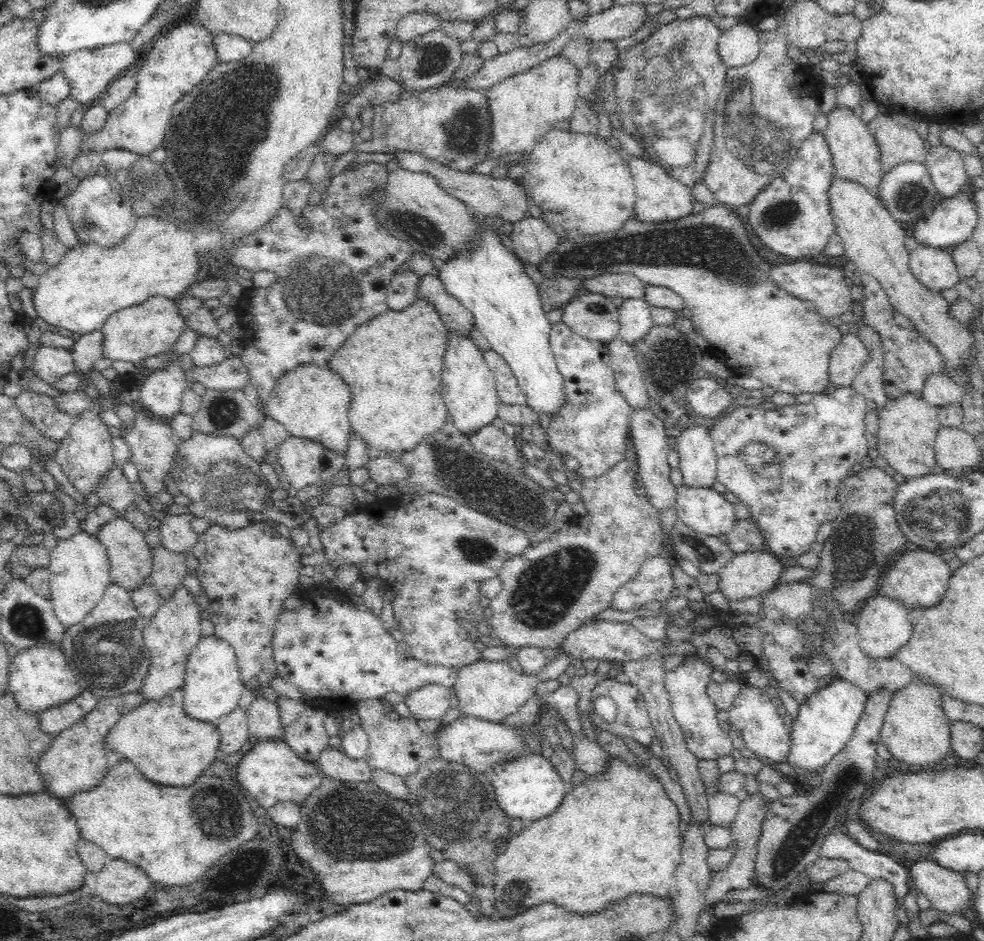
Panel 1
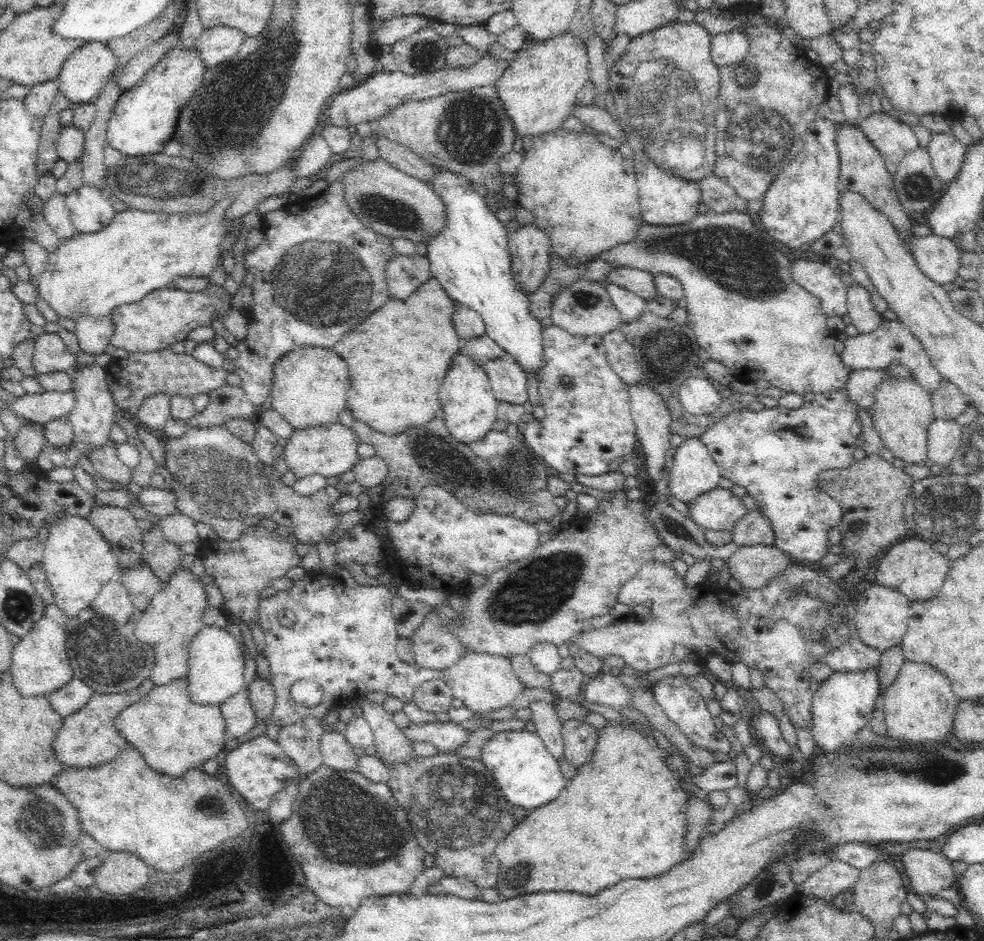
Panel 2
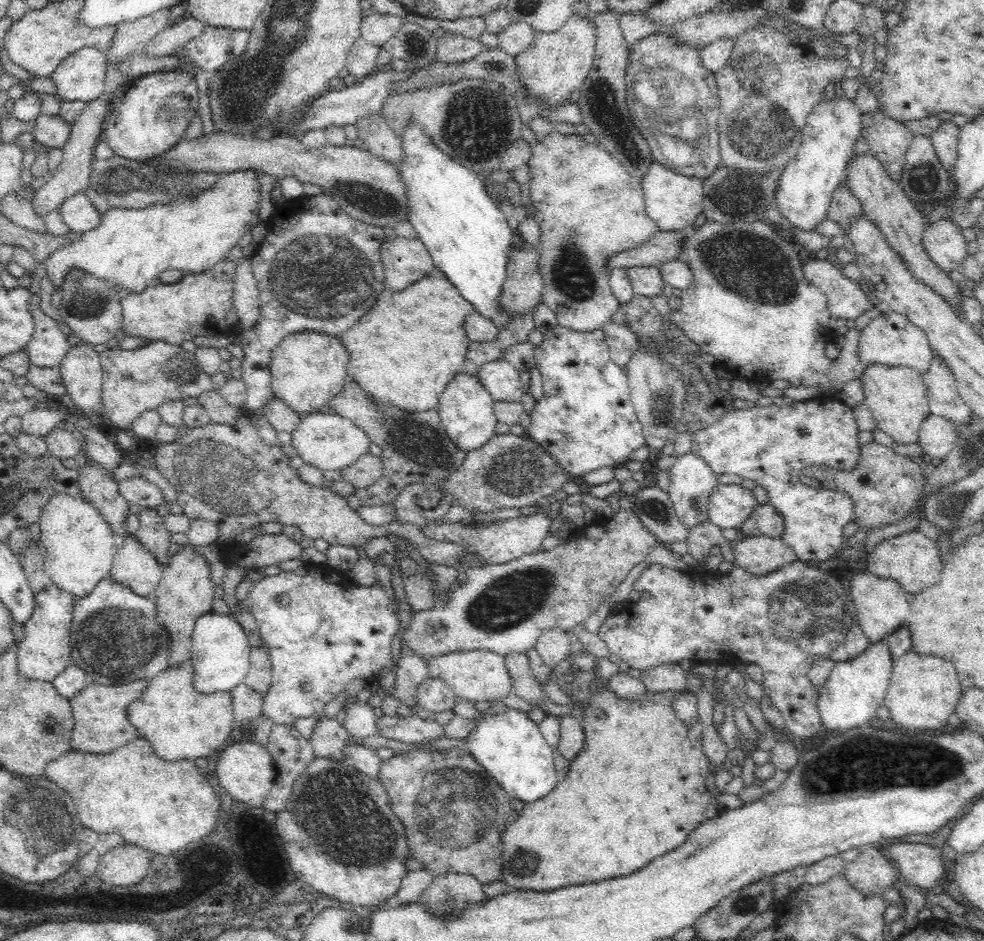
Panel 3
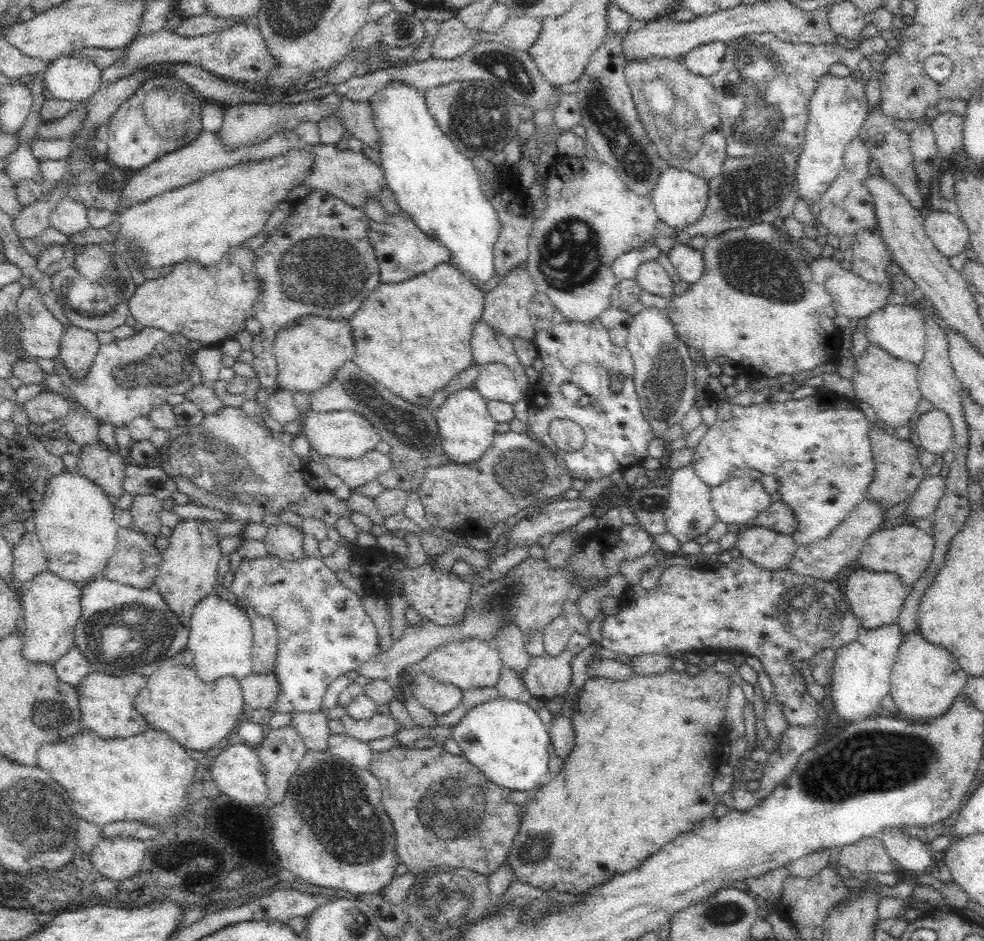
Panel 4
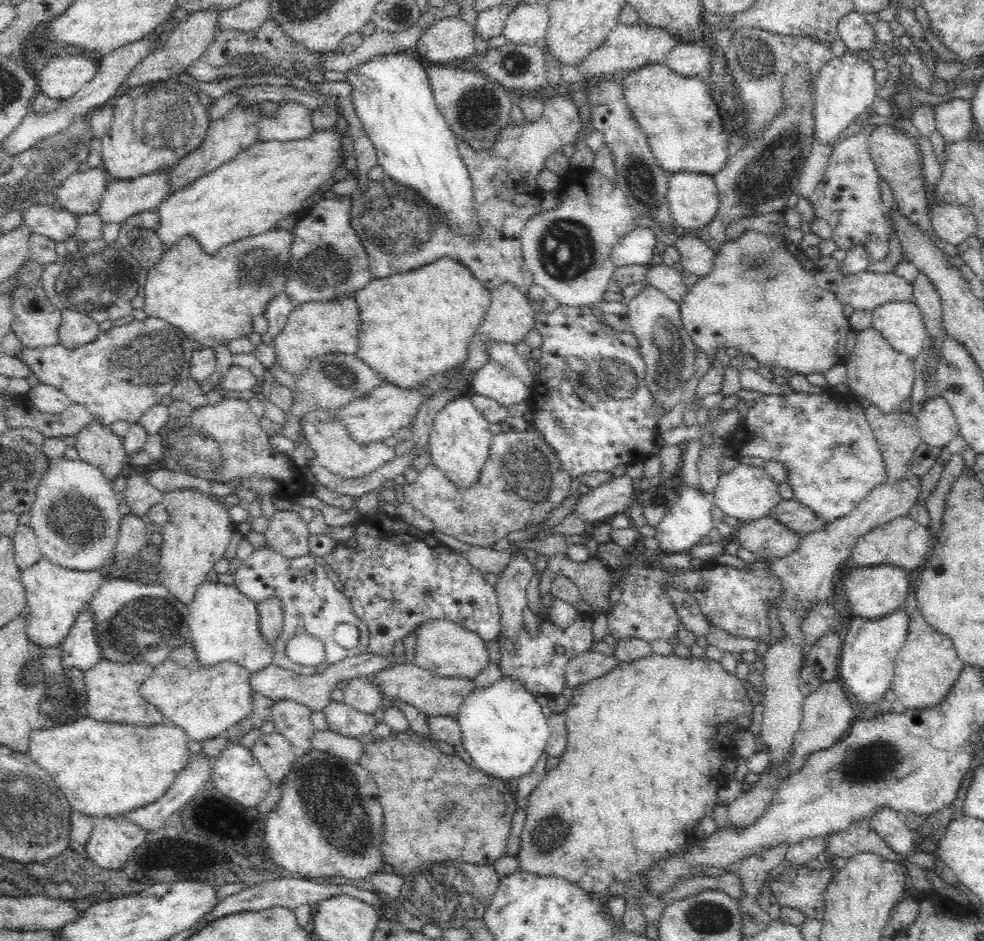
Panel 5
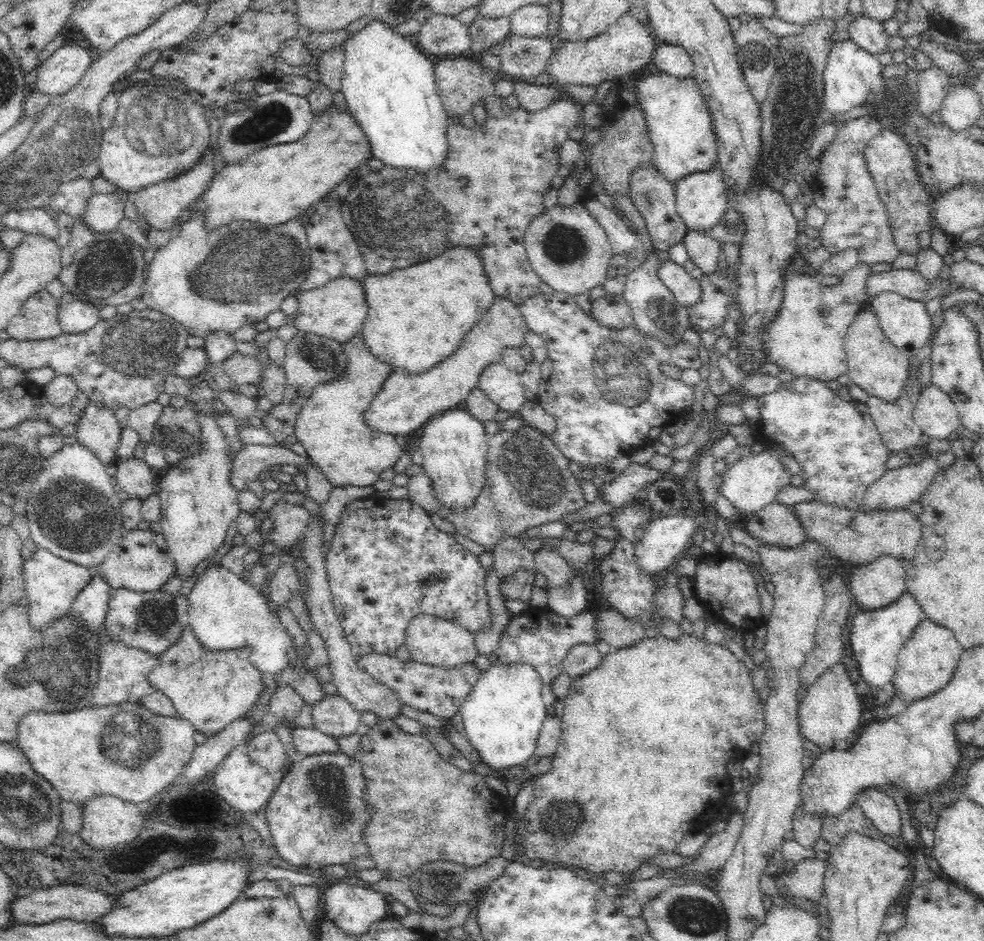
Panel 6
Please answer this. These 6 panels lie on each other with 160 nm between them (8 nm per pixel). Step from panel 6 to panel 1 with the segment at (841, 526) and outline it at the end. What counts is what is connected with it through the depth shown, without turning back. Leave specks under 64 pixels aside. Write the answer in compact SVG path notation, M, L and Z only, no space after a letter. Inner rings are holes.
M751 518L737 520L727 533L727 537L728 547L734 554L766 550L762 533L760 533L758 525ZM908 547L893 560L888 573L880 579L880 595L900 601L909 611L916 608L930 608L939 604L946 595L952 571L940 552Z

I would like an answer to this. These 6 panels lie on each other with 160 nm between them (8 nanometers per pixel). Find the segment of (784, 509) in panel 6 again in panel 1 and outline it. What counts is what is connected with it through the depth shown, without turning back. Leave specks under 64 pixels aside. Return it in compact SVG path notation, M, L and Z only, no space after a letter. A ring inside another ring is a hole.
M766 550L734 554L717 573L719 592L727 601L758 597L774 588L783 570L780 558Z

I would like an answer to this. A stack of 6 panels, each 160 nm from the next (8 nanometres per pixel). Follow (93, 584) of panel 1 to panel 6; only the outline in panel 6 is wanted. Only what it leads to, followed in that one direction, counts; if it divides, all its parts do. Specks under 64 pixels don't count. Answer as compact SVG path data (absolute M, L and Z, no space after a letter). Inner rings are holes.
M74 443L73 445L64 444L56 454L49 456L43 467L40 471L40 474L37 475L36 482L32 485L32 494L29 496L29 501L26 503L25 515L29 521L29 530L30 535L35 545L39 548L48 550L50 553L54 554L56 557L60 557L64 560L73 562L80 566L86 566L90 569L97 567L104 559L108 557L108 554L112 552L112 548L120 541L120 538L123 536L125 529L123 528L122 522L122 501L118 498L118 488L114 479L106 473L106 465L102 464L99 461L99 458L96 458L96 455L93 452L90 452L85 446L82 446L80 443Z

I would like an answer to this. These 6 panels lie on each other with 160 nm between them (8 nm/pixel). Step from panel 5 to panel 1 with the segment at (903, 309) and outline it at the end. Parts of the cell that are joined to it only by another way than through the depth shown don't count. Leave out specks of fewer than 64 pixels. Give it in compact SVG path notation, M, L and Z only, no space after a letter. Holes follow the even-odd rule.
M851 332L842 335L829 360L829 384L833 387L851 386L855 375L864 368L868 359L868 349L860 337ZM946 372L928 374L924 382L922 398L936 409L952 402L961 404L962 389L960 389L960 383L953 381Z

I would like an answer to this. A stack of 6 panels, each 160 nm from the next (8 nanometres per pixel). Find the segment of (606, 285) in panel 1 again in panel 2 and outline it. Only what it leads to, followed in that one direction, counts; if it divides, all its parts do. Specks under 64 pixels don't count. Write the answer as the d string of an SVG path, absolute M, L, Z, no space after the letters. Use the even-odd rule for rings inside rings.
M626 266L612 269L607 274L606 279L612 284L620 285L626 290L631 290L644 300L648 300L658 295L654 284L654 277L655 275L651 272Z

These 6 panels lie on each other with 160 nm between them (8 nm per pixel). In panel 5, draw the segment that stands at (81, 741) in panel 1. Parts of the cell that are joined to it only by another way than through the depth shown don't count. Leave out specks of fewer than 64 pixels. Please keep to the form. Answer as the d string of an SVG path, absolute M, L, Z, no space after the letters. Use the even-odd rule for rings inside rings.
M102 659L92 668L83 672L83 679L88 693L88 716L98 722L117 722L152 726L166 722L163 714L153 705L146 702L139 693L140 686L152 674L153 666L145 662L132 661L128 664Z

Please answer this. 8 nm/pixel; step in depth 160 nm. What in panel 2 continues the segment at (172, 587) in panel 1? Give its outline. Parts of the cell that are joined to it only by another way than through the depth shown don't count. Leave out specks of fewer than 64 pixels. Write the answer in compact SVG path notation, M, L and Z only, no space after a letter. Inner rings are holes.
M153 526L148 532L144 532L143 544L145 551L143 560L163 584L168 582L174 570L181 566L180 562L183 559L181 548L166 541L158 526Z

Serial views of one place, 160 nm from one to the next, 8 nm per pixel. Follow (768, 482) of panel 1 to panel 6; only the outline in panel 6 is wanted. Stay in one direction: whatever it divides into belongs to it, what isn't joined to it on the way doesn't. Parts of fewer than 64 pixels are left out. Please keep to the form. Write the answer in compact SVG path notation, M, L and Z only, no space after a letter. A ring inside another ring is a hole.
M808 376L781 383L776 392L757 397L757 402L760 409L758 424L761 439L771 447L774 442L779 442L792 454L792 458L802 468L803 487L815 494L816 501L835 504L840 508L856 508L862 504L866 489L887 472L886 460L892 452L884 446L866 403L854 399L843 400L824 381Z

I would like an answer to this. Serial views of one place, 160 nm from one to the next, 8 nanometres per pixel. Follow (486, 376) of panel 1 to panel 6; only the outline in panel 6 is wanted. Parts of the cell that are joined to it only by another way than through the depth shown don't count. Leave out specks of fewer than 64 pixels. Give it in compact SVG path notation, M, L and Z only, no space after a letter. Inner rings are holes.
M456 406L445 413L434 415L419 431L423 454L423 471L432 481L434 497L452 511L470 508L485 485L488 463L488 434L484 423L466 408Z

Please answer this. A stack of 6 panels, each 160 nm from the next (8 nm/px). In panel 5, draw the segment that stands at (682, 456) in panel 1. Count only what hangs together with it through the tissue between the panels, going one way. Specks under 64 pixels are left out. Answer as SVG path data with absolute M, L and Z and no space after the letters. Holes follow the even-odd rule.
M684 481L680 484L679 500L670 508L662 521L658 523L656 535L654 536L659 542L659 553L664 555L689 552L693 546L698 545L700 540L707 536L714 529L714 521L710 508L712 501L709 495L702 490L692 488Z

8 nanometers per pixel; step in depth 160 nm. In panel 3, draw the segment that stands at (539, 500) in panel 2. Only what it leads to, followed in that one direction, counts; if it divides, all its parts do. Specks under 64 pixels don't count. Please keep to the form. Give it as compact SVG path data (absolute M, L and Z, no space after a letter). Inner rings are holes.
M347 380L342 392L328 402L333 412L359 426L372 444L382 448L384 470L381 479L366 488L356 489L355 496L362 506L380 506L394 500L409 484L424 483L424 492L416 500L424 517L430 521L441 520L450 508L453 498L440 489L440 482L464 464L467 452L456 447L446 433L438 409L406 412L391 404L376 404L353 380Z

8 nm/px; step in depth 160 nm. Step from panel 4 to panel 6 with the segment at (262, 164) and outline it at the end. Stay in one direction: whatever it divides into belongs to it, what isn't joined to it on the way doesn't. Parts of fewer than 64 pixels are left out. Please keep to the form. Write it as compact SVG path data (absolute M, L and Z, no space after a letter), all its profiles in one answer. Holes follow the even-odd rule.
M332 105L315 116L310 131L300 140L270 145L250 153L243 163L226 164L209 182L193 213L204 213L208 232L238 220L276 226L309 213L316 203L331 195L333 188L372 157L369 140L352 114Z

